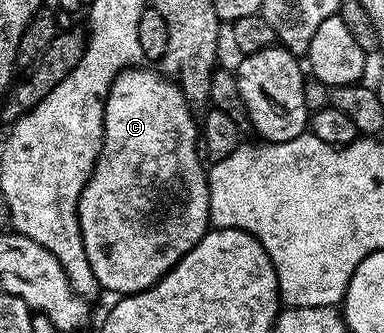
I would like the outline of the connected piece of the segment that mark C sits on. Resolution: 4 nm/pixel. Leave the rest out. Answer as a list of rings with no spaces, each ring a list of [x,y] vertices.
[[[153,67],[124,69],[111,83],[111,91],[105,101],[105,138],[101,144],[93,173],[81,192],[77,208],[77,218],[83,235],[83,247],[87,251],[91,271],[95,271],[95,279],[99,279],[102,290],[109,292],[110,289],[111,292],[117,293],[116,295],[128,295],[141,293],[143,290],[151,288],[162,277],[167,276],[177,266],[179,259],[183,259],[183,255],[187,255],[187,251],[191,251],[191,247],[195,247],[195,243],[199,243],[199,239],[203,239],[209,232],[211,228],[209,223],[209,179],[206,166],[204,164],[201,166],[203,153],[199,148],[199,121],[198,118],[193,118],[193,109],[194,106],[187,100],[185,92],[177,83],[170,81],[164,73]]]

